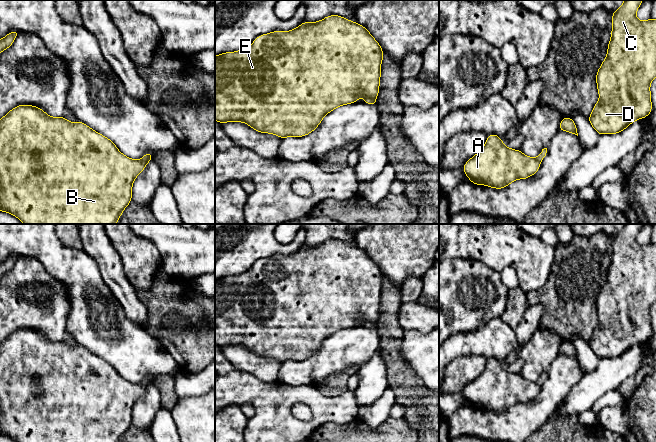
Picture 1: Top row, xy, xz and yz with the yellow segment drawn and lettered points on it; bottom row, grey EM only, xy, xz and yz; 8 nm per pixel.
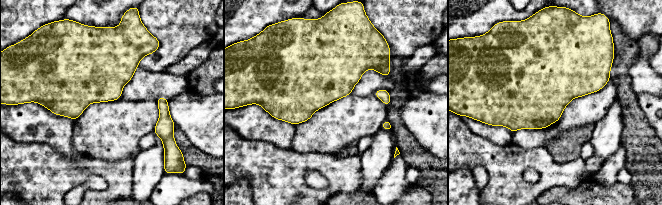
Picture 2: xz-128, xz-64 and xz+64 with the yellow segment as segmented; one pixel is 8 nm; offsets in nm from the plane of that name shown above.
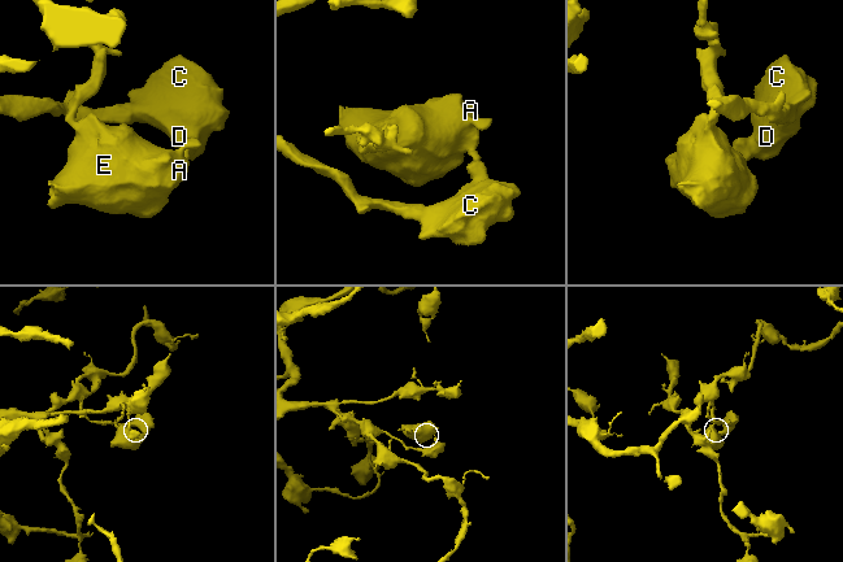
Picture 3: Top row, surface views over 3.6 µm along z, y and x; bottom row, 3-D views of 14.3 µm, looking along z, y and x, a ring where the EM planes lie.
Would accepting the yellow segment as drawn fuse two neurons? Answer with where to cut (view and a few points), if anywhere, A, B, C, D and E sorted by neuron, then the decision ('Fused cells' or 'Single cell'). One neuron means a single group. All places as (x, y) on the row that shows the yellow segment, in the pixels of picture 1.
Split along xz (365, 98), (375, 99). Groups: A B E / C D. Fused cells

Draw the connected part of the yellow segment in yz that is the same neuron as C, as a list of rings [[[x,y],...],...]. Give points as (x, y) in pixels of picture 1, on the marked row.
[[[624,0],[613,12],[607,55],[596,74],[599,100],[588,117],[600,135],[617,134],[652,111],[651,81],[656,78],[656,19],[640,21],[636,12],[643,0]]]

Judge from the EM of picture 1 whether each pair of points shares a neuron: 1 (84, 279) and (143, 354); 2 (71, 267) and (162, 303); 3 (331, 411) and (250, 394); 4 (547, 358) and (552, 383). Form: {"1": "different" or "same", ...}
{"1": "same", "2": "different", "3": "same", "4": "different"}

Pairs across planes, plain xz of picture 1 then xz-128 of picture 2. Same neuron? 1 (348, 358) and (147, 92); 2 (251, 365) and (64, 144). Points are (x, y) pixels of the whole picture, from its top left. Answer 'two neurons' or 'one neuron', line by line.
1: two neurons
2: one neuron

